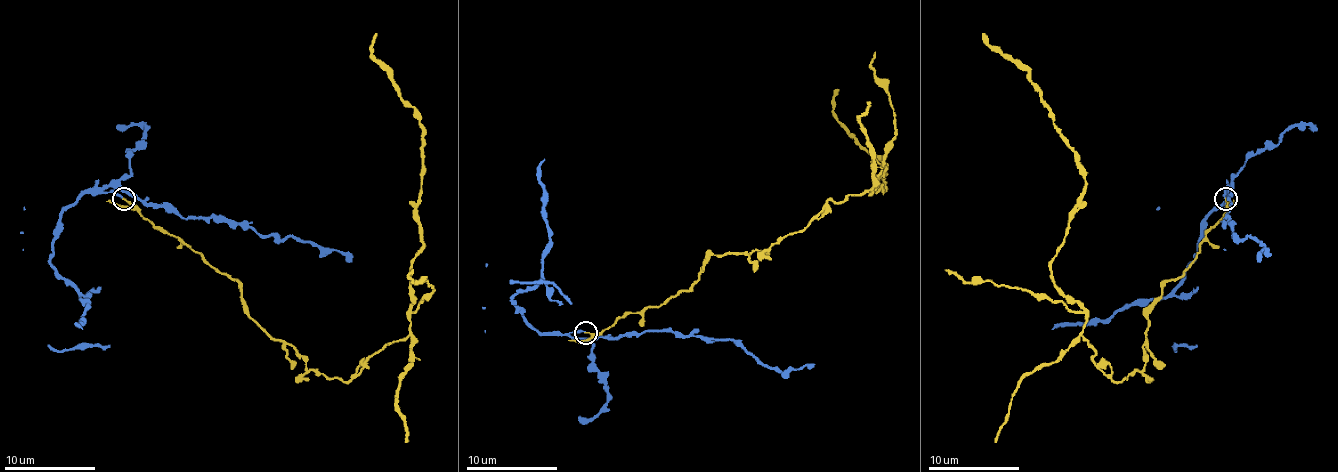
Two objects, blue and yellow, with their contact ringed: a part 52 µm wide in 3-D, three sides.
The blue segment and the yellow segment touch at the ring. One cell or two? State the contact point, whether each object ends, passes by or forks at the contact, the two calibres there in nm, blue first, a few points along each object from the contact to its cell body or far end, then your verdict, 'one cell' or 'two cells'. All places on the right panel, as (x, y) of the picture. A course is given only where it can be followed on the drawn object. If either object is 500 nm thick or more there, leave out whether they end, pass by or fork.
(1225, 199) | blue ends | yellow ends | 180/160 nm | blue via (1223, 197), (1205, 220), (1185, 279), (1164, 297), (1125, 304), (1105, 320), (1052, 329) | yellow via (1226, 199), (1148, 313), (1144, 368), (1114, 382), (1052, 279), (1080, 156), (982, 33) | two cells

